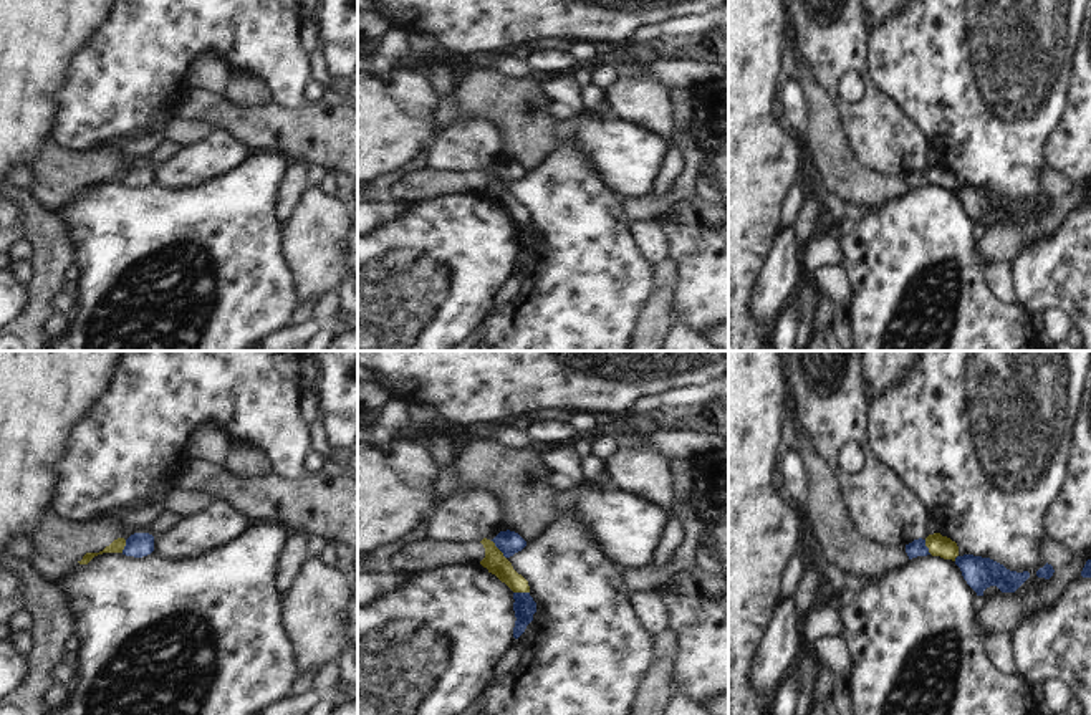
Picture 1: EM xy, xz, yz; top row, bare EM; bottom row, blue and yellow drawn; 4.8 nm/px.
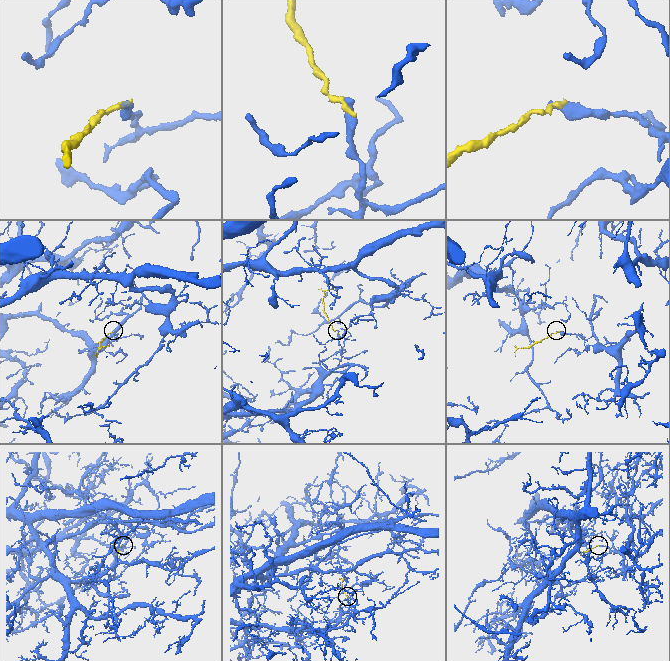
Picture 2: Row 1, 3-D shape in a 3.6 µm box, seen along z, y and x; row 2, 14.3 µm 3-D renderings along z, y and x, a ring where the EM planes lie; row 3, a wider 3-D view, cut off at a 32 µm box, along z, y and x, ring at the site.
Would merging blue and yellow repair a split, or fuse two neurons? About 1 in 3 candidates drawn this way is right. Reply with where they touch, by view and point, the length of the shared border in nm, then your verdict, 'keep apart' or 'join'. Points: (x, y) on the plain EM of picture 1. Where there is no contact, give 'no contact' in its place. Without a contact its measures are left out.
xz (499, 177) | 120 nm | keep apart

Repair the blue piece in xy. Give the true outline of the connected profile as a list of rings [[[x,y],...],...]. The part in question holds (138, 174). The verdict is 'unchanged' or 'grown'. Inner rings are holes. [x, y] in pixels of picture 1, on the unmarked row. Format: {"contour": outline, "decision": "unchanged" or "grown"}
{"contour": [[[134,162],[126,169],[123,184],[142,187],[154,180],[154,166],[149,162]]], "decision": "unchanged"}

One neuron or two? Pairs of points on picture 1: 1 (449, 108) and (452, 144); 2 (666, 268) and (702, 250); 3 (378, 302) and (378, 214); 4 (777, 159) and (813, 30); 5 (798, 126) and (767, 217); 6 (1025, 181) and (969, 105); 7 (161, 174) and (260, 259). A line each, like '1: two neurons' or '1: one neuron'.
1: two neurons
2: two neurons
3: two neurons
4: two neurons
5: two neurons
6: one neuron
7: two neurons

